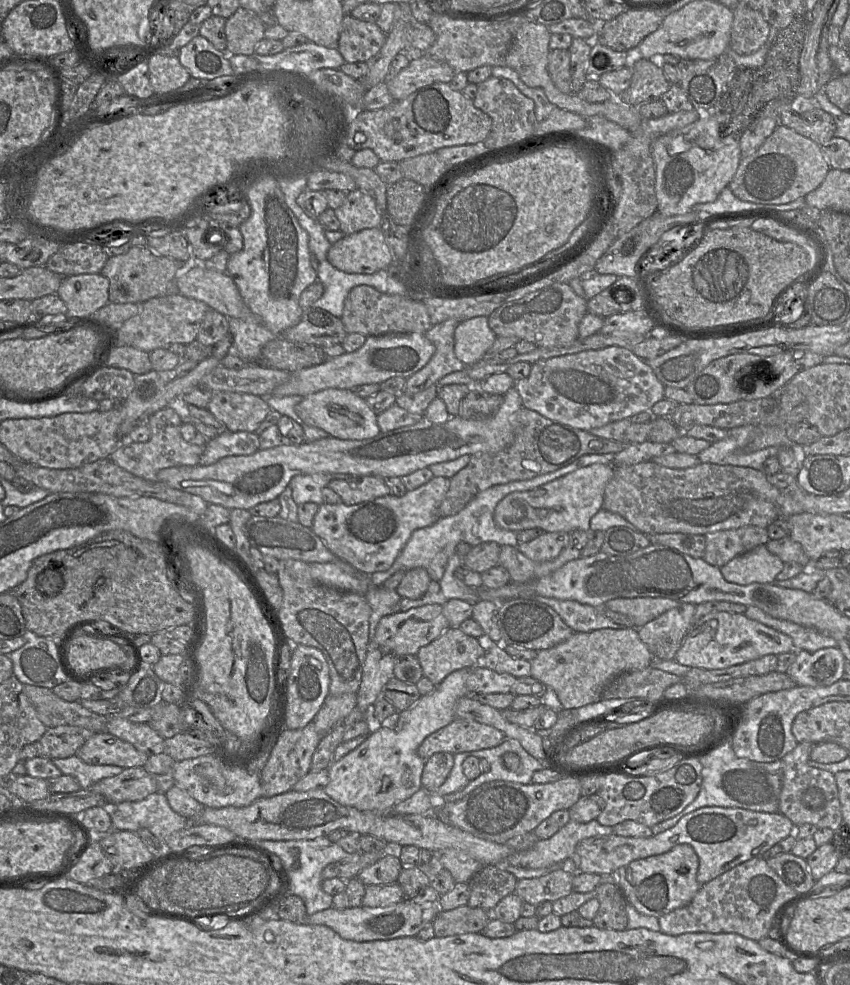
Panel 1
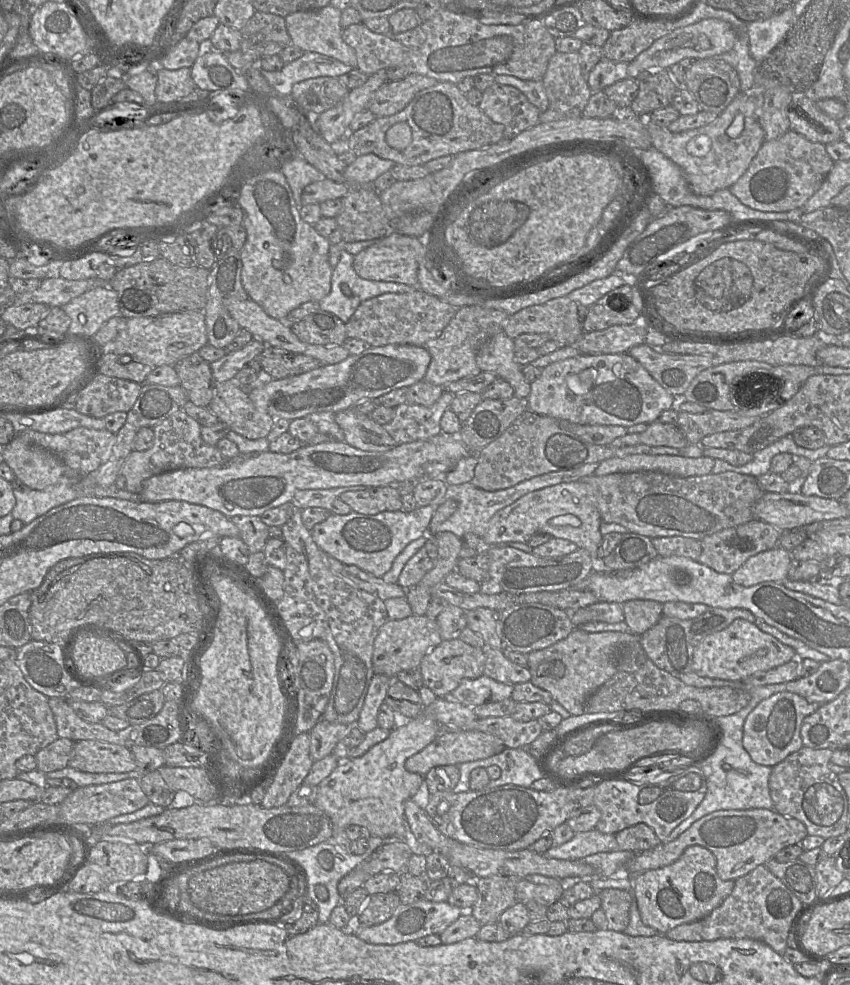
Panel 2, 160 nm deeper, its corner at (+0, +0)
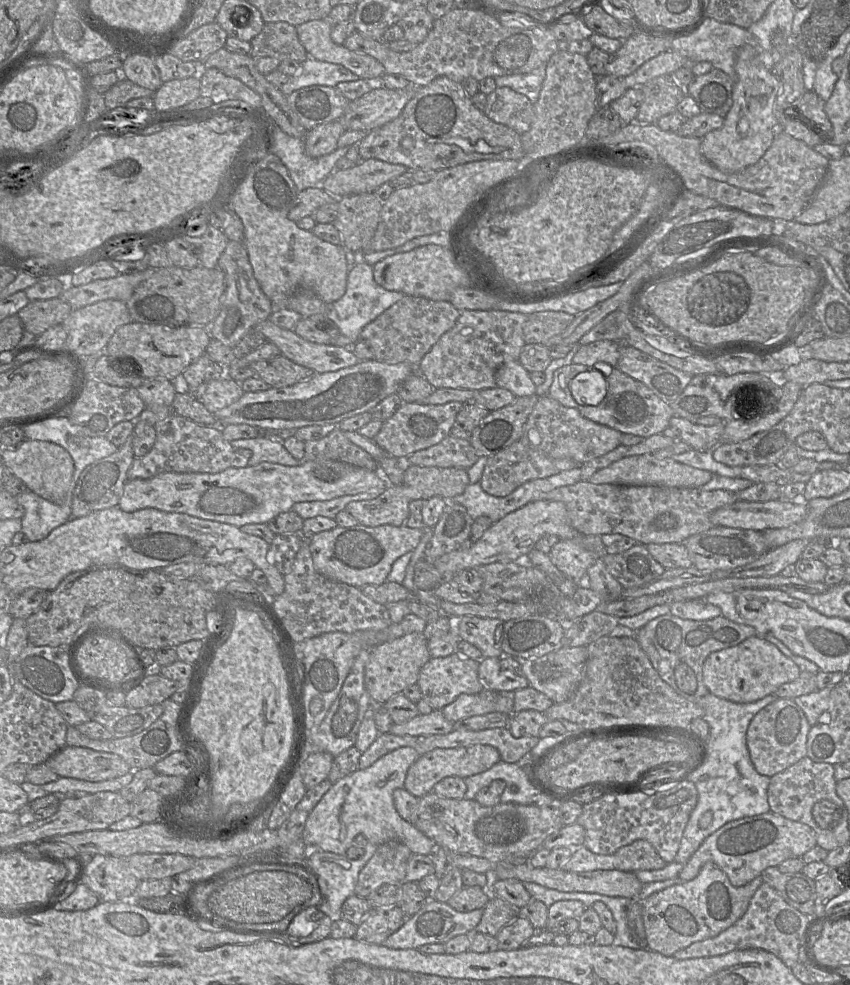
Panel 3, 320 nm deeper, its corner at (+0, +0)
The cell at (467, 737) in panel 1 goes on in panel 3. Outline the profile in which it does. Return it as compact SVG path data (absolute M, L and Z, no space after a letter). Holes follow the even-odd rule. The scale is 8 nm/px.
M476 744L448 749L437 748L421 755L409 767L404 782L404 789L415 797L422 798L432 792L433 787L446 777L460 777L465 779L490 769L500 760L498 750L490 745Z

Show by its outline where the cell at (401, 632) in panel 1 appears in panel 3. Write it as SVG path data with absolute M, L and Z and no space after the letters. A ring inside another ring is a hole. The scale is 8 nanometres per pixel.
M409 633L384 642L371 650L365 666L365 687L374 704L386 704L392 697L416 684L420 669L431 658L423 633Z

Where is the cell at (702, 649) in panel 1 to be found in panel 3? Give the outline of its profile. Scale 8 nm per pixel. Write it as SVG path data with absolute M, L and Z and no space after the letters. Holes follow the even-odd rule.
M753 635L736 646L712 652L703 662L703 683L710 693L736 703L751 703L775 693L782 685L800 675L798 665L774 644Z

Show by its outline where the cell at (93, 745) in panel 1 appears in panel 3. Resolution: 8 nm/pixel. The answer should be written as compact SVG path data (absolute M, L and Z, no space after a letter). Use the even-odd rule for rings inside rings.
M66 745L44 763L58 777L89 782L102 782L135 771L117 754L99 752L81 746Z

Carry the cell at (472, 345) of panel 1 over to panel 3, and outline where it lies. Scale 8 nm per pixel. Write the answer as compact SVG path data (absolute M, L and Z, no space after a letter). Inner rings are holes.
M510 361L499 367L495 373L496 385L511 391L515 397L535 394L536 385L529 378L528 371L519 361Z

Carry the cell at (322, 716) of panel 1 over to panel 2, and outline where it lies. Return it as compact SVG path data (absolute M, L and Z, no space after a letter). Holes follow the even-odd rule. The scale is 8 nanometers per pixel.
M321 718L310 731L310 756L312 761L318 761L333 754L333 751L355 725L334 724Z

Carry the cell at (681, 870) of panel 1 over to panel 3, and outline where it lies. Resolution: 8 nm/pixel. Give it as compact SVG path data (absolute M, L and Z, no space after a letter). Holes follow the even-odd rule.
M708 861L694 879L667 887L643 900L642 920L646 935L646 947L664 956L674 956L677 951L694 942L715 937L745 914L753 895L762 883L761 876L758 876L744 886L735 887L730 883L725 872L714 862Z

